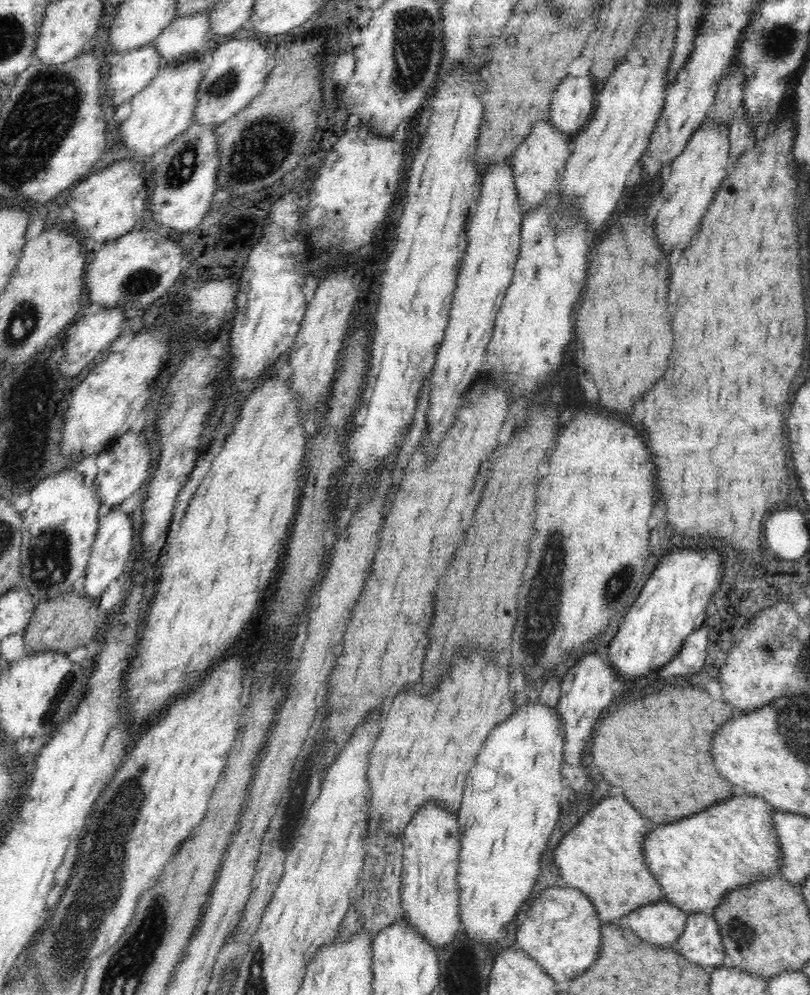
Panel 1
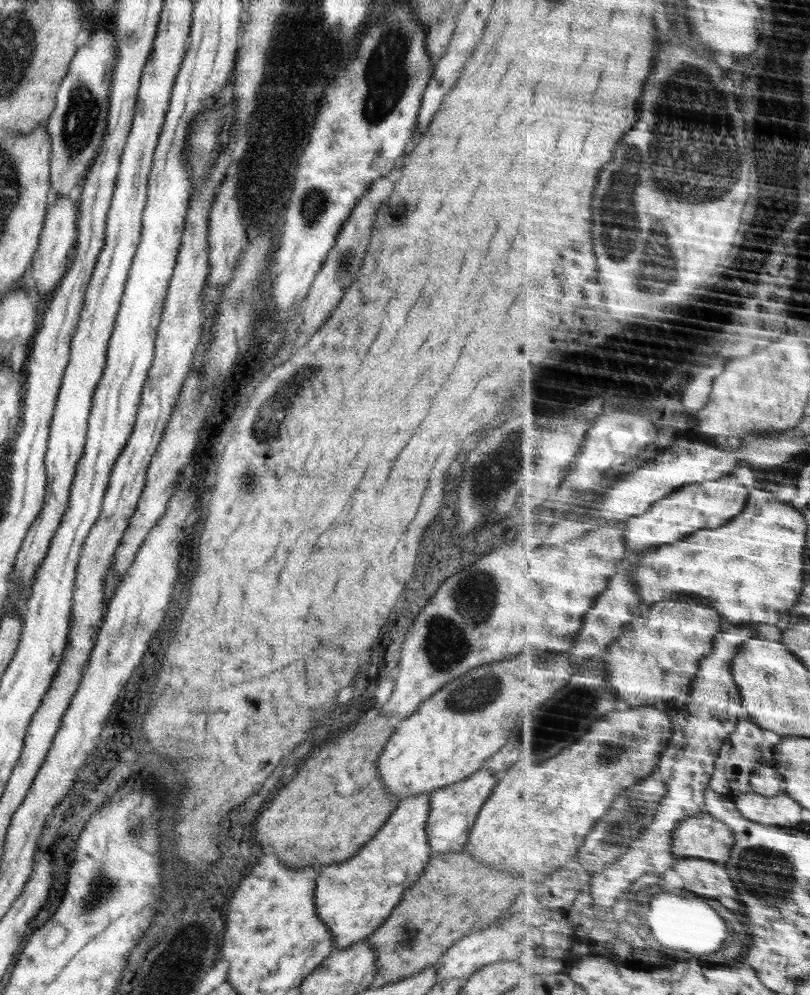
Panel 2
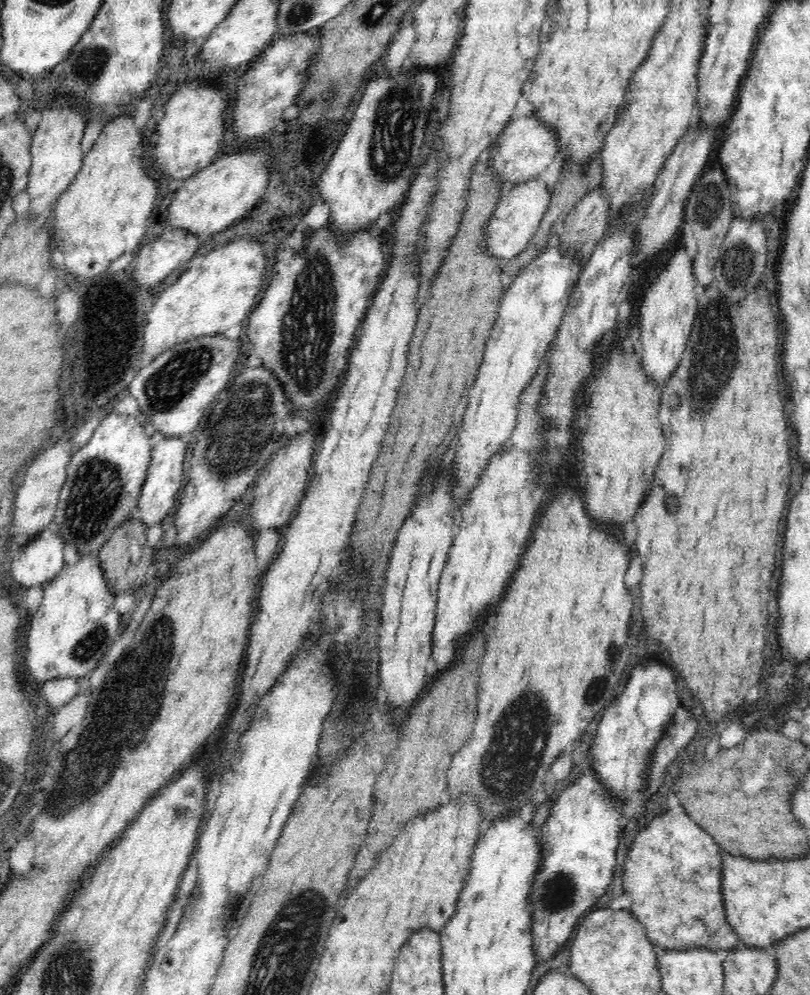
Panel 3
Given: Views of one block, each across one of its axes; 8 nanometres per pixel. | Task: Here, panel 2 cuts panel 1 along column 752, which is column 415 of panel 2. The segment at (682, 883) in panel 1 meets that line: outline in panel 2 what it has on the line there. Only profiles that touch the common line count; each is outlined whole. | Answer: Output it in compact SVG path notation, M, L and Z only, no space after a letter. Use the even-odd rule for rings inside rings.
M430 794L401 798L388 822L356 855L340 864L320 868L314 889L316 914L328 927L337 949L366 940L378 930L403 892L420 878L434 855L426 834L428 814Z

